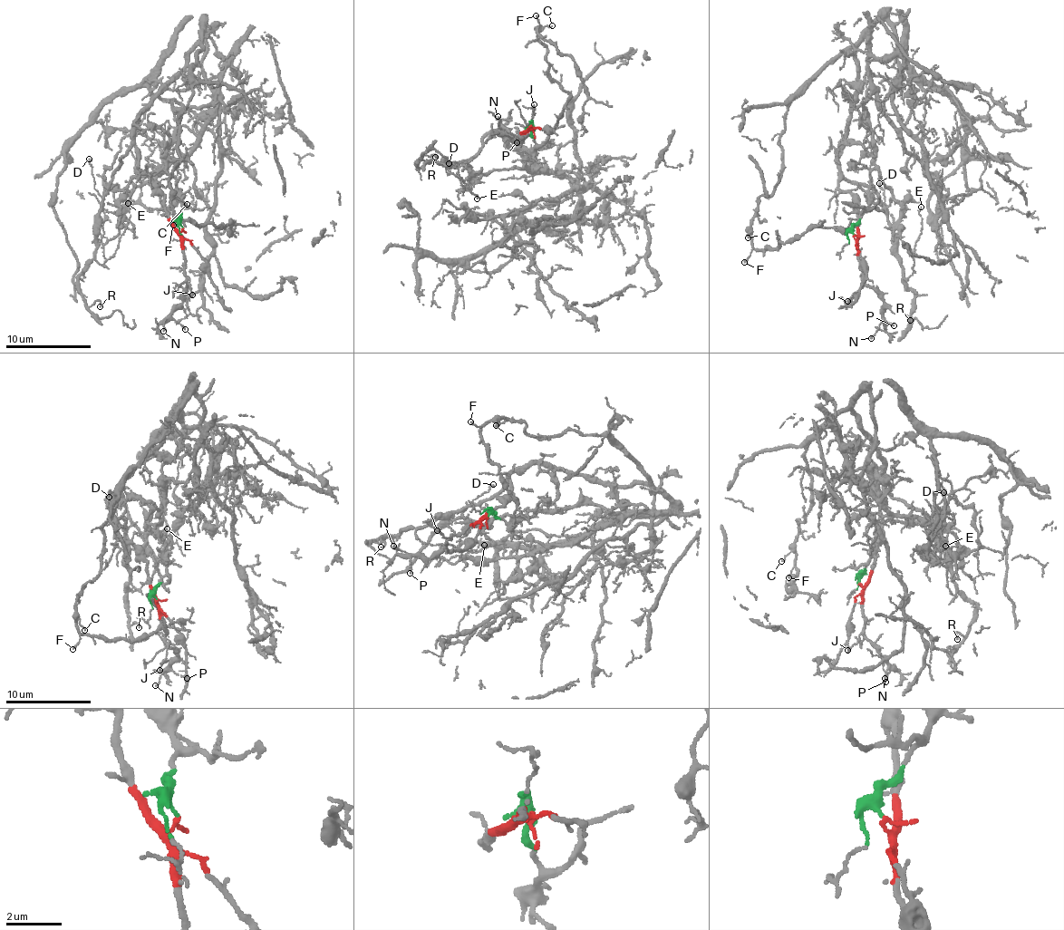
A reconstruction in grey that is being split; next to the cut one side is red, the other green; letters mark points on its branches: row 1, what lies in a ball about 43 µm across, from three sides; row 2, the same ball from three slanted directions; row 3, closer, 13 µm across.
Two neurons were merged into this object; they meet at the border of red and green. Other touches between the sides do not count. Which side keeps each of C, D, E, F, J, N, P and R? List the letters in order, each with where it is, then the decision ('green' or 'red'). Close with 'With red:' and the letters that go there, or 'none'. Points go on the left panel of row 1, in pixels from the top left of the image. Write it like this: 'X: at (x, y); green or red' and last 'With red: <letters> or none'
C: at (187, 204); red
D: at (89, 159); red
E: at (128, 203); red
F: at (173, 225); red
J: at (192, 295); red
N: at (163, 331); red
P: at (185, 329); red
R: at (100, 306); red
With red: C, D, E, F, J, N, P, R

